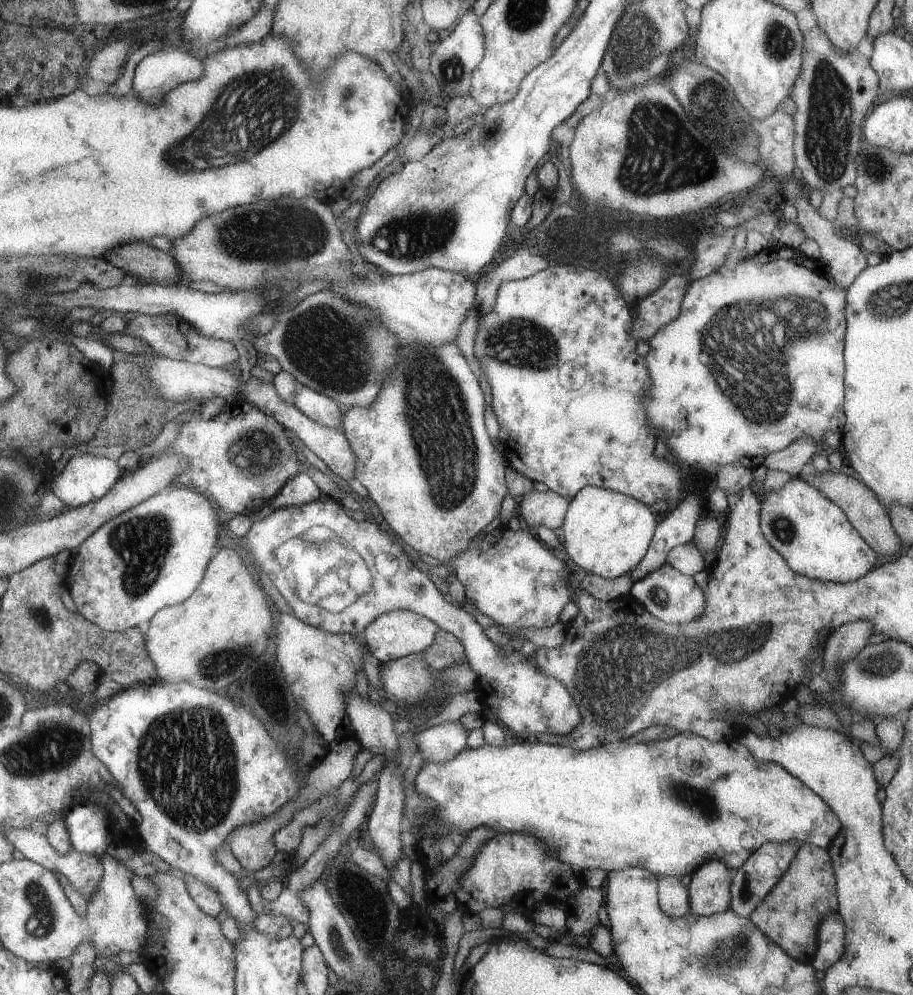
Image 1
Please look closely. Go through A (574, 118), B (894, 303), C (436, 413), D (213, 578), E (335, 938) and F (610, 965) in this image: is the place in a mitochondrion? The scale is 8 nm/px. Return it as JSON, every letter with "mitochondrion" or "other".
{"A":"other","B":"mitochondrion","C":"mitochondrion","D":"other","E":"mitochondrion","F":"other"}

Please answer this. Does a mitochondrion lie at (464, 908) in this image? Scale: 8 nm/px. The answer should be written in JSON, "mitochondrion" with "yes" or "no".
{"mitochondrion":"no"}

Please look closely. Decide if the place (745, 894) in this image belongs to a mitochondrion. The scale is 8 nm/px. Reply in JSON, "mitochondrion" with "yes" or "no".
{"mitochondrion":"yes"}

